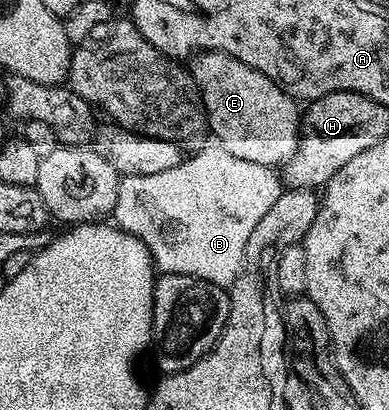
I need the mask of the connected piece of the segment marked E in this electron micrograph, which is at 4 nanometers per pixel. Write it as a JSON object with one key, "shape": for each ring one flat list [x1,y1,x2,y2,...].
{"shape":[[215,50,199,53,189,63,188,69,196,80,202,103,206,109,209,133,211,135,214,133,218,137,215,138,217,145,232,152,232,156,240,156,240,160,252,160,252,164,281,168,292,160,292,156,298,150,300,106,291,94,285,94,280,86,268,80,268,76,264,76,264,72,256,68,248,68,248,64]]}

